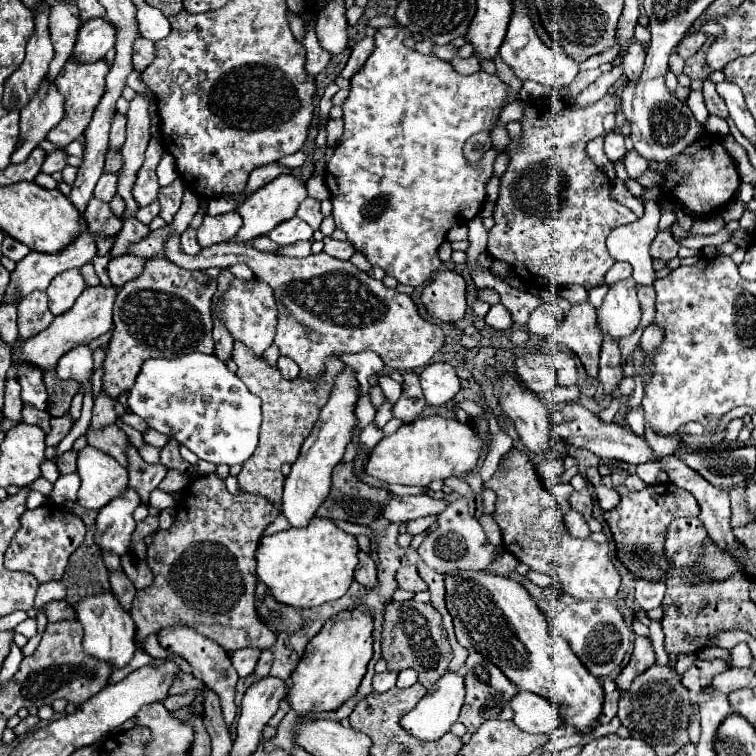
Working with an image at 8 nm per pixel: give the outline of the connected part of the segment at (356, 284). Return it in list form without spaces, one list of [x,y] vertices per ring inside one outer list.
[[[172,234],[166,242],[166,258],[176,266],[182,266],[188,270],[202,270],[202,272],[214,266],[230,268],[232,264],[244,262],[258,280],[264,280],[264,284],[268,284],[274,290],[276,304],[278,304],[278,326],[276,326],[274,344],[278,346],[282,356],[292,358],[300,366],[302,380],[312,380],[320,384],[320,380],[324,378],[324,360],[328,360],[328,356],[340,358],[342,354],[372,350],[382,358],[384,374],[388,374],[390,370],[408,372],[414,368],[428,366],[434,354],[440,352],[440,348],[444,346],[442,328],[424,320],[418,314],[418,308],[408,294],[400,294],[396,290],[386,288],[380,280],[370,278],[366,272],[358,270],[352,262],[332,258],[326,252],[310,254],[308,258],[286,258],[270,252],[260,252],[240,242],[222,242],[222,244],[204,248],[200,256],[186,256],[180,248],[180,236]]]

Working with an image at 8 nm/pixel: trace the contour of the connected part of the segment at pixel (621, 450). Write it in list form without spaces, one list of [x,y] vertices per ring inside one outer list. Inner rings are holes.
[[[566,402],[558,406],[558,412],[554,412],[552,416],[552,424],[554,424],[554,436],[558,436],[560,440],[572,442],[574,446],[586,448],[590,452],[594,452],[596,456],[608,458],[608,460],[624,460],[630,464],[640,464],[640,462],[660,462],[660,458],[654,454],[654,450],[648,446],[646,438],[636,436],[628,426],[622,428],[620,424],[608,424],[602,422],[596,414],[592,414],[588,408],[584,408],[578,402]]]

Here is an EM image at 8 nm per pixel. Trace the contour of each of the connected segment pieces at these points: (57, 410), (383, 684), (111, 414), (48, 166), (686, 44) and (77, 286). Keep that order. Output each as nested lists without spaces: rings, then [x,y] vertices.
[[[54,370],[44,372],[44,384],[48,390],[48,414],[64,416],[70,410],[72,396],[78,392],[80,384],[76,384],[74,380],[60,380]]]
[[[382,672],[382,674],[376,674],[374,676],[374,682],[372,682],[372,686],[374,686],[374,692],[386,692],[386,690],[390,690],[392,686],[396,686],[396,672]]]
[[[100,392],[100,394],[98,394],[98,398],[94,400],[90,428],[92,428],[92,430],[100,430],[100,428],[106,428],[108,424],[116,424],[114,400],[112,400],[110,396],[106,396],[104,392]]]
[[[56,150],[56,152],[52,152],[52,154],[46,156],[46,160],[44,160],[44,164],[42,164],[42,172],[54,174],[54,172],[64,170],[66,160],[68,160],[68,154],[66,154],[64,150]]]
[[[694,32],[690,36],[684,36],[684,40],[676,46],[676,52],[686,60],[686,58],[694,56],[702,48],[704,42],[706,42],[706,34],[704,32]]]
[[[68,270],[68,272],[62,272],[60,276],[56,276],[46,290],[46,294],[50,298],[50,312],[54,316],[68,312],[84,288],[86,288],[86,284],[78,270]]]

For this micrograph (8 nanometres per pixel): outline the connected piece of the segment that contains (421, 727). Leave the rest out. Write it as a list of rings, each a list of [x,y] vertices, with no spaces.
[[[448,672],[444,674],[432,690],[428,690],[428,694],[402,718],[402,728],[420,738],[420,740],[438,740],[444,732],[450,730],[450,726],[458,720],[458,714],[460,714],[460,708],[464,704],[464,676],[458,674],[458,672]]]

